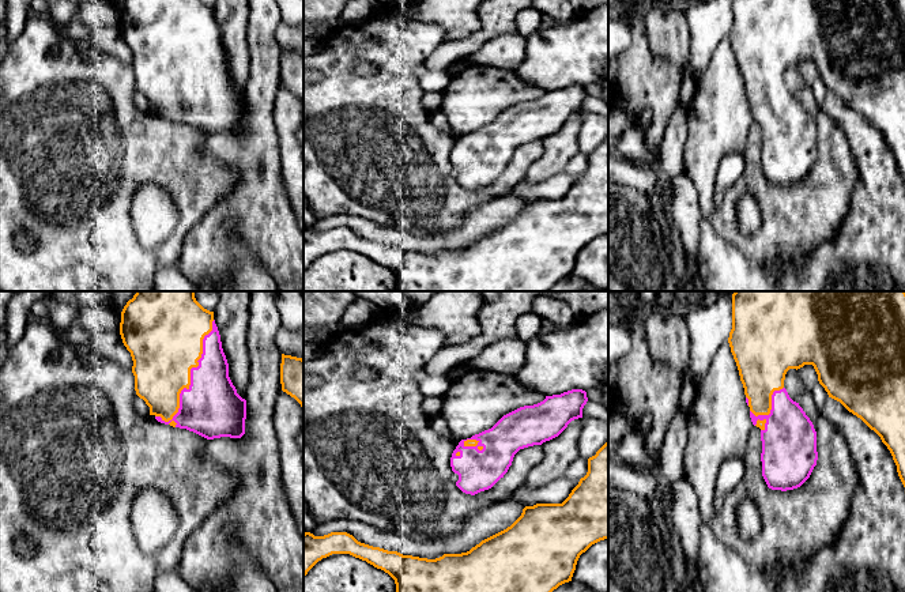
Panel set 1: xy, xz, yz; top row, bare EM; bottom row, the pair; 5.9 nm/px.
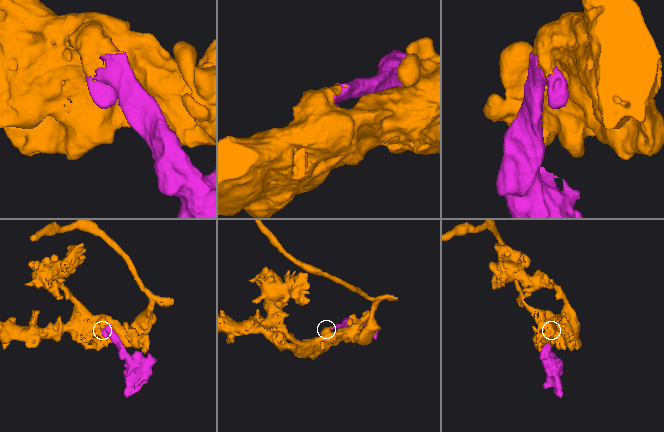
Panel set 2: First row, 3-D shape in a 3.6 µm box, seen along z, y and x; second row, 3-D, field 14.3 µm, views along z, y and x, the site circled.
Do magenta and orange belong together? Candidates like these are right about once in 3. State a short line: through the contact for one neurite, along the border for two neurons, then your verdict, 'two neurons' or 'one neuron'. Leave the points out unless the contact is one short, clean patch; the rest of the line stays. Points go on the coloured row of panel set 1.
one neuron

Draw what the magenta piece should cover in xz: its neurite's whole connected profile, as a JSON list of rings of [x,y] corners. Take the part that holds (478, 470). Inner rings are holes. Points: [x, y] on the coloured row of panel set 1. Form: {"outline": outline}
{"outline": [[[582,389],[546,396],[538,404],[504,415],[491,429],[461,440],[450,457],[452,471],[459,475],[456,486],[471,495],[491,489],[520,449],[558,437],[572,421],[582,418],[587,401]]]}

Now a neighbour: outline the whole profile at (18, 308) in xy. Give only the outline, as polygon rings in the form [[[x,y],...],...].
[[[18,291],[8,302],[4,332],[11,343],[18,342],[27,325],[29,310],[37,301],[45,299],[52,291]]]

